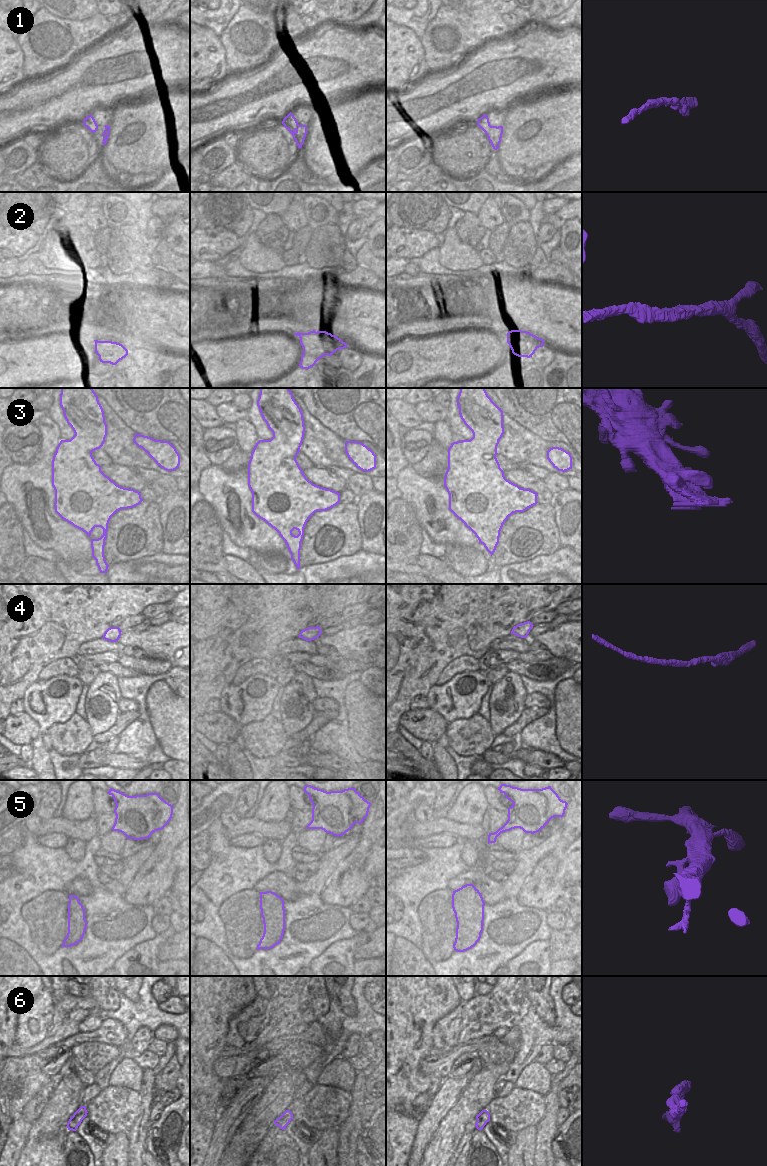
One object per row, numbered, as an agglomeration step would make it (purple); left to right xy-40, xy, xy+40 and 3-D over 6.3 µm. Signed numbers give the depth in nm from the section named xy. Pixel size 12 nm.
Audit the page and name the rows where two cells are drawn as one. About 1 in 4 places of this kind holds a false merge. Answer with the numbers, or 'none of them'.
none of them

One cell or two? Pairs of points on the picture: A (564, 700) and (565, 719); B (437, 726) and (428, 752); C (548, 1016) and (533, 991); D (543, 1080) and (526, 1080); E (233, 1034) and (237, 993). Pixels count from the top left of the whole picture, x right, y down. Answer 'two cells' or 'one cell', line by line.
A: one cell
B: two cells
C: one cell
D: one cell
E: two cells

